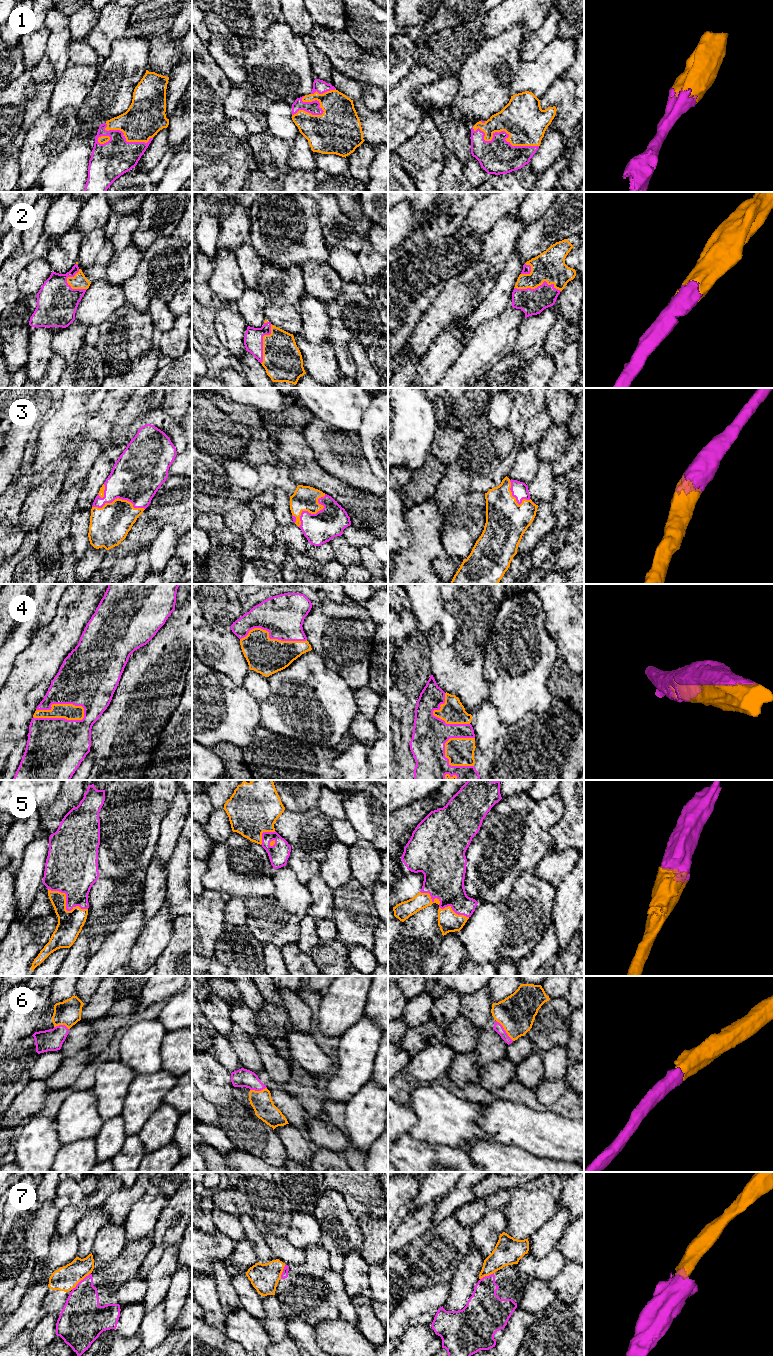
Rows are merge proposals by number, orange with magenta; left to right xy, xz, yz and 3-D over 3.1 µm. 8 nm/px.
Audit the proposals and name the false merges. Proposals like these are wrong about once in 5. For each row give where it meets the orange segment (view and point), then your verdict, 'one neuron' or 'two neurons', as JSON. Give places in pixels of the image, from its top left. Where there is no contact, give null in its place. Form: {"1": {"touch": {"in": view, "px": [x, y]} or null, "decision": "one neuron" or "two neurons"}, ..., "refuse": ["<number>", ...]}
{"1": {"touch": {"in": "yz", "px": [504, 130]}, "decision": "one neuron"}, "2": {"touch": {"in": "yz", "px": [537, 286]}, "decision": "one neuron"}, "3": {"touch": {"in": "xy", "px": [118, 498]}, "decision": "one neuron"}, "4": {"touch": {"in": "xy", "px": [62, 717]}, "decision": "one neuron"}, "5": {"touch": {"in": "xy", "px": [65, 904]}, "decision": "one neuron"}, "6": {"touch": {"in": "yz", "px": [504, 1029]}, "decision": "one neuron"}, "7": {"touch": {"in": "xy", "px": [80, 1280]}, "decision": "two neurons"}, "refuse": ["7"]}

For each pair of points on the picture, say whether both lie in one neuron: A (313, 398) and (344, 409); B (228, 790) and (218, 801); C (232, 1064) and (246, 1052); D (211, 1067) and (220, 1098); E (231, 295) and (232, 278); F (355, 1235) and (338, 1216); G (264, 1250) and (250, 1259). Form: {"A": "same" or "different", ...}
{"A": "same", "B": "same", "C": "different", "D": "same", "E": "same", "F": "same", "G": "different"}

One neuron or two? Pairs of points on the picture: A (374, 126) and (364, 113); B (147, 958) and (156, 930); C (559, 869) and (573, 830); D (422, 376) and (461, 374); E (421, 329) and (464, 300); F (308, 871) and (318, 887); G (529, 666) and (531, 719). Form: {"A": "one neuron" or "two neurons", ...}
{"A": "one neuron", "B": "one neuron", "C": "two neurons", "D": "two neurons", "E": "one neuron", "F": "two neurons", "G": "two neurons"}

